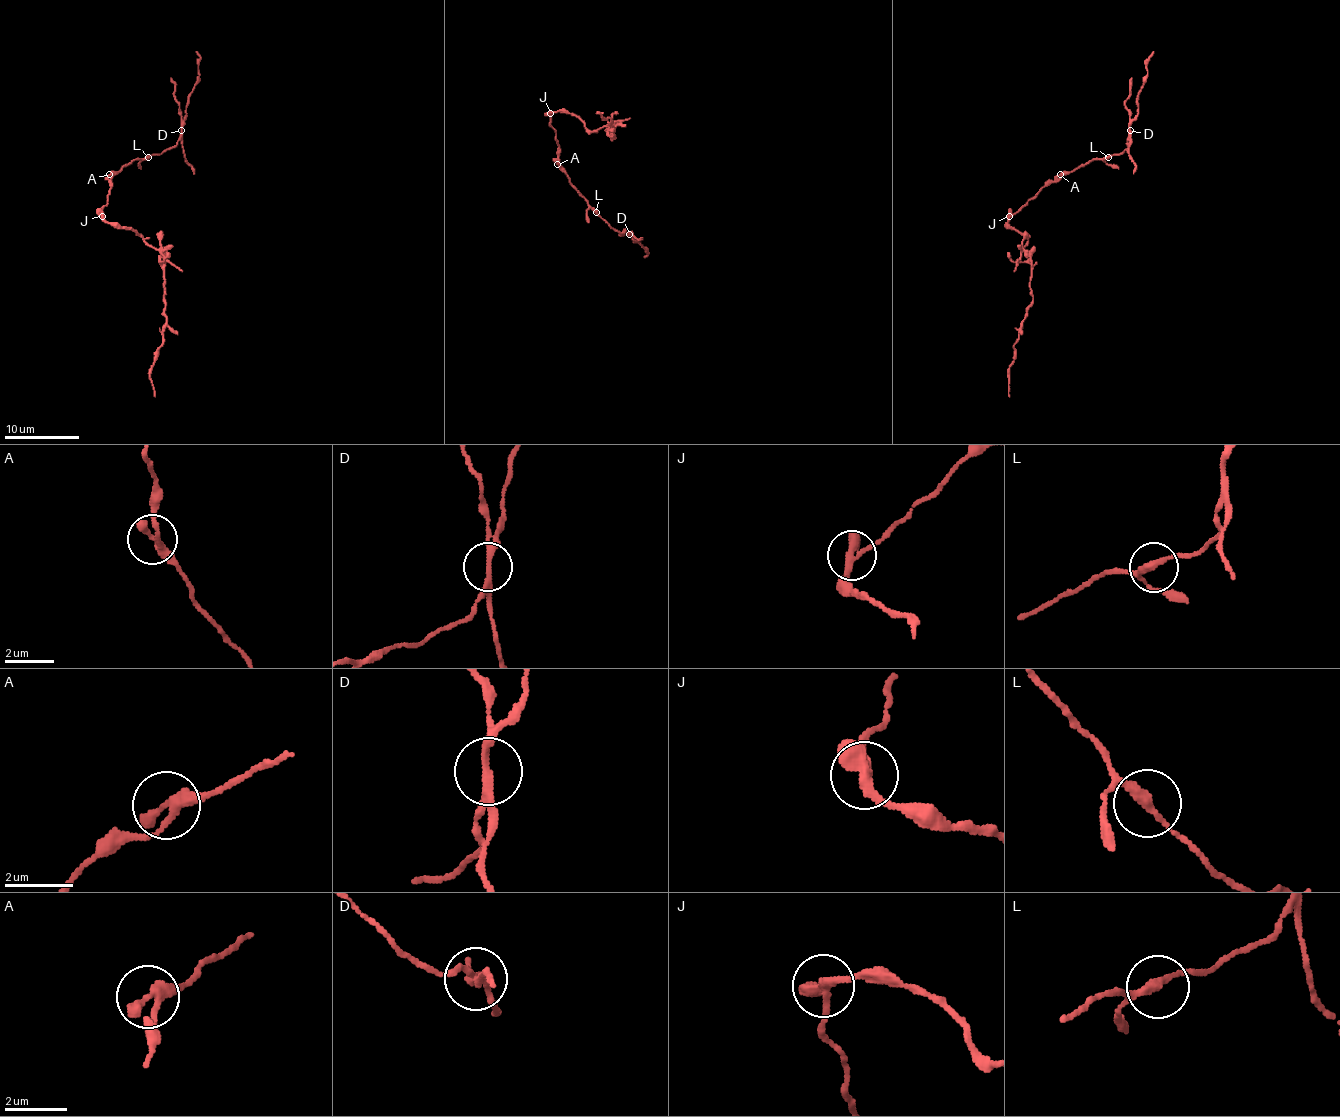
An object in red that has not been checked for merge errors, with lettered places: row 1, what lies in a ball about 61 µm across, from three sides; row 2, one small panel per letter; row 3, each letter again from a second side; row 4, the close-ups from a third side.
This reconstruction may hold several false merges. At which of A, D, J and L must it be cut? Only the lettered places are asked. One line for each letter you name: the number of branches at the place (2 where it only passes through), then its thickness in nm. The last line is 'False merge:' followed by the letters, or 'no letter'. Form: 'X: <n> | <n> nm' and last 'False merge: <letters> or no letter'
D: 2 | 220 nm
J: 2 | 400 nm
False merge: D, J

